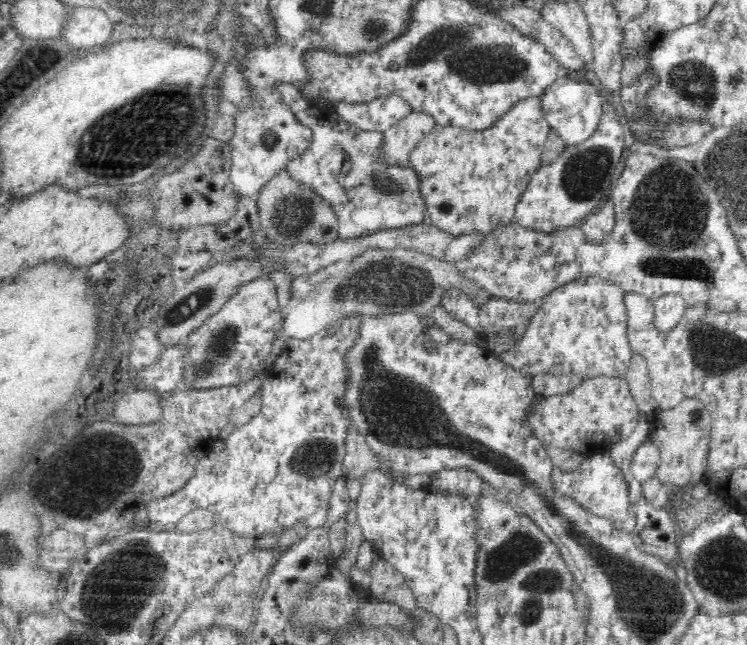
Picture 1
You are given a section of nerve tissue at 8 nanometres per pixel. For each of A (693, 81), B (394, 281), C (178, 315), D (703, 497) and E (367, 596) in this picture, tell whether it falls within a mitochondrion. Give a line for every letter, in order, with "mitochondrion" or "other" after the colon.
A: mitochondrion
B: mitochondrion
C: mitochondrion
D: other
E: other

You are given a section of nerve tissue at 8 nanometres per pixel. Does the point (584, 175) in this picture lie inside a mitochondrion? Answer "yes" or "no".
yes

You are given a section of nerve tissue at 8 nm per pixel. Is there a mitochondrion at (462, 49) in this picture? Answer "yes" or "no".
yes

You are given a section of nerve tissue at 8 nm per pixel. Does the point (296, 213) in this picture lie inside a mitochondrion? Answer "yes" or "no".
yes

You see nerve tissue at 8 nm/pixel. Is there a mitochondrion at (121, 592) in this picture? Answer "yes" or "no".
yes

